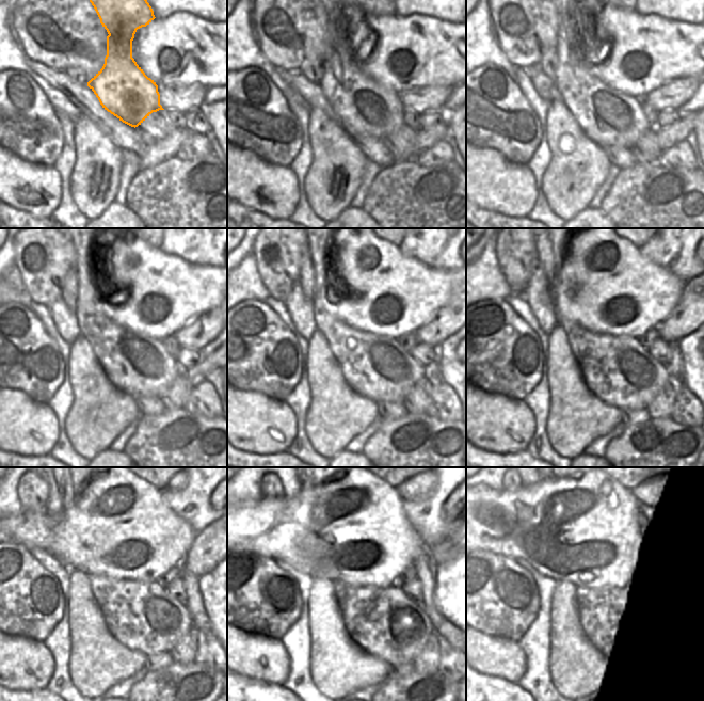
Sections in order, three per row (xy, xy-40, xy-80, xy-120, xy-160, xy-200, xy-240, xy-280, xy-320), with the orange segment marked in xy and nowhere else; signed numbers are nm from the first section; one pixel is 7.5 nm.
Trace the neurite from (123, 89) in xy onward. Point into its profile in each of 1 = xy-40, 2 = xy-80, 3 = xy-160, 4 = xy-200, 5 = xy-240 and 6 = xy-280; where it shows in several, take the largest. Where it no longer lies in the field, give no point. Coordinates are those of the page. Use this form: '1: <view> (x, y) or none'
1: xy-40 (365, 107)
2: xy-80 (609, 117)
3: xy-160 (377, 367)
4: xy-200 (617, 369)
5: xy-240 (142, 616)
6: xy-280 (386, 623)

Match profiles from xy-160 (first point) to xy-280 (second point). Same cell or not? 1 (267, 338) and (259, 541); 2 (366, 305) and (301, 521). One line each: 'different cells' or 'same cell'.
1: different cells
2: same cell

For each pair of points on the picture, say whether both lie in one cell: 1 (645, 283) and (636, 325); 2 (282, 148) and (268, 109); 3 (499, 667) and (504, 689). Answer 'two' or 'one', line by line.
1: one
2: one
3: two

